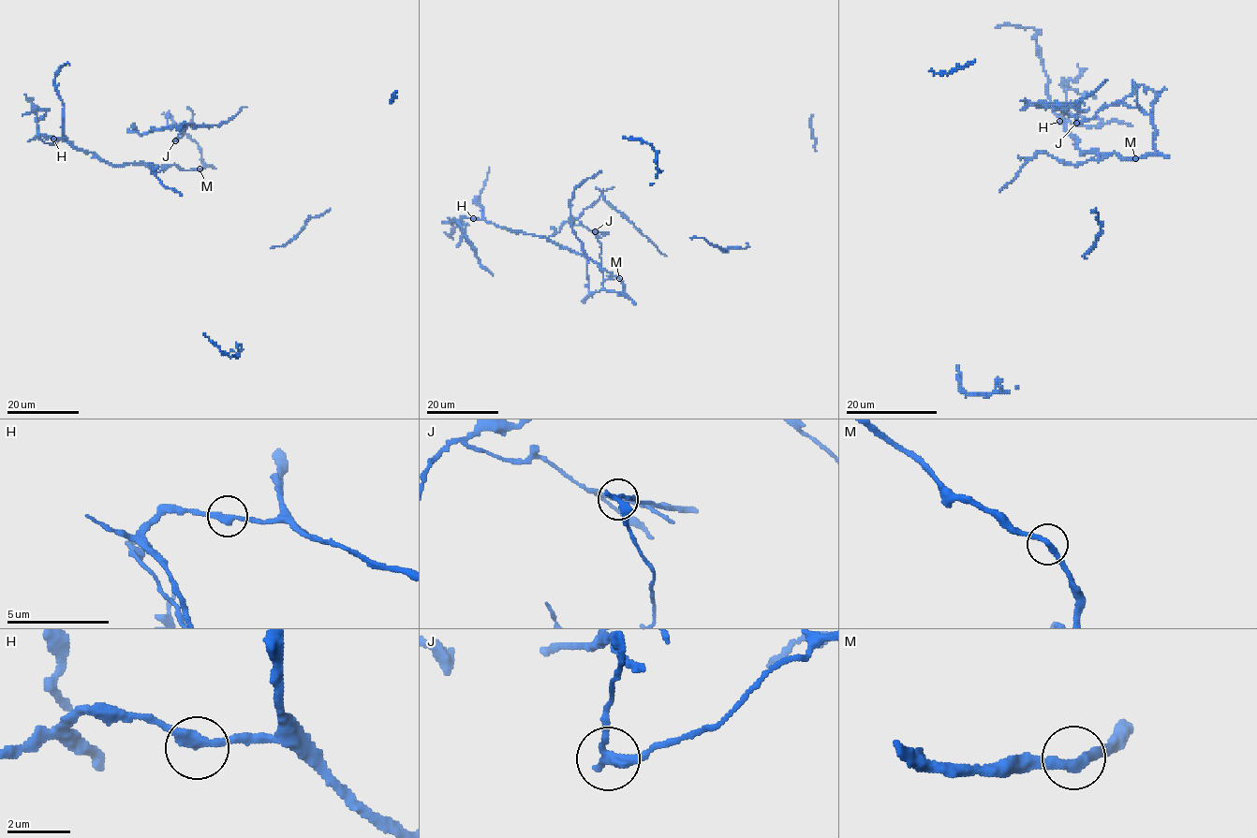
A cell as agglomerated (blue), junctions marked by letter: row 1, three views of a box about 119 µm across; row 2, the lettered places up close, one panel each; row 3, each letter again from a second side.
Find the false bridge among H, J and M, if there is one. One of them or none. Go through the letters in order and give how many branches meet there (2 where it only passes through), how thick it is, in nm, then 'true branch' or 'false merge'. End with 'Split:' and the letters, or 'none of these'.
H: branches 2; calibre 320 nm; true branch
J: branches 2; calibre 320 nm; false merge
M: branches 2; calibre 300 nm; true branch
Split: J

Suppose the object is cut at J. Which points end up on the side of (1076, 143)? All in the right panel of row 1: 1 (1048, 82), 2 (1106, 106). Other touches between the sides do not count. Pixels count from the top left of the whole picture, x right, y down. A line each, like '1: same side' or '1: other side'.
1: same side
2: same side

